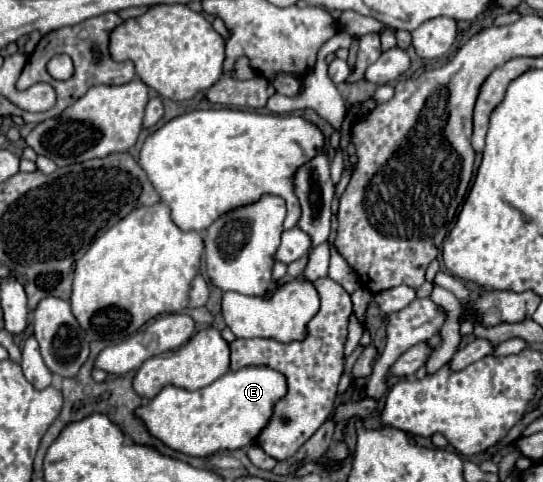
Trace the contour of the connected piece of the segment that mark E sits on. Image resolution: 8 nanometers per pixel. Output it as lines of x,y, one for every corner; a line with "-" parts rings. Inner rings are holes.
244,366
228,372
206,388
188,392
176,386
164,386
148,404
134,410
150,436
164,442
168,448
208,458
220,450
238,450
256,442
262,428
268,424
276,402
286,396
286,376
268,366

